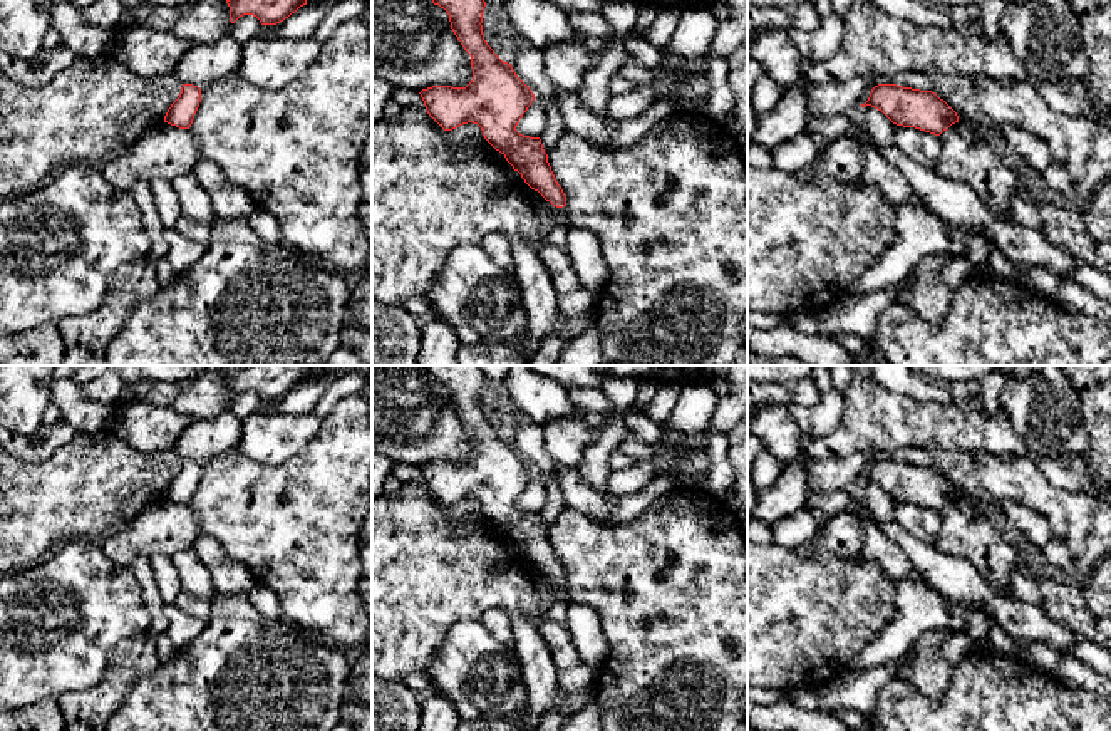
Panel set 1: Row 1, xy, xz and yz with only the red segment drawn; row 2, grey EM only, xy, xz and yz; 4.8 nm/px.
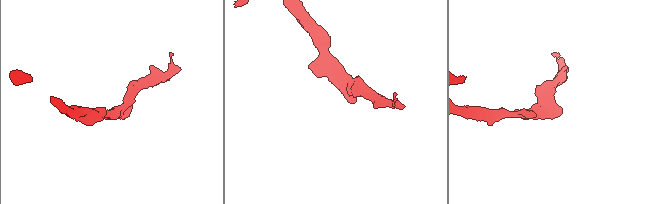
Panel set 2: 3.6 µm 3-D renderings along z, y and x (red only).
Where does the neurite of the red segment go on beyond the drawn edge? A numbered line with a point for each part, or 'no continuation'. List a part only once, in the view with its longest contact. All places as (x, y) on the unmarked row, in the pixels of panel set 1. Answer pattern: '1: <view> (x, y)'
no continuation

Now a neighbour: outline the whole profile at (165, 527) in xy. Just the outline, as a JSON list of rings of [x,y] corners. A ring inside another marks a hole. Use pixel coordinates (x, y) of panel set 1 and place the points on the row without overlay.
[[[158,498],[144,506],[127,525],[101,542],[109,560],[129,567],[136,558],[173,557],[193,548],[201,526],[189,505]]]

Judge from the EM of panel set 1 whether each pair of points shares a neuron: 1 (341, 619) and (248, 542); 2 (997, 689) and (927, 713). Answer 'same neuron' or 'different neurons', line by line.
1: same neuron
2: same neuron

